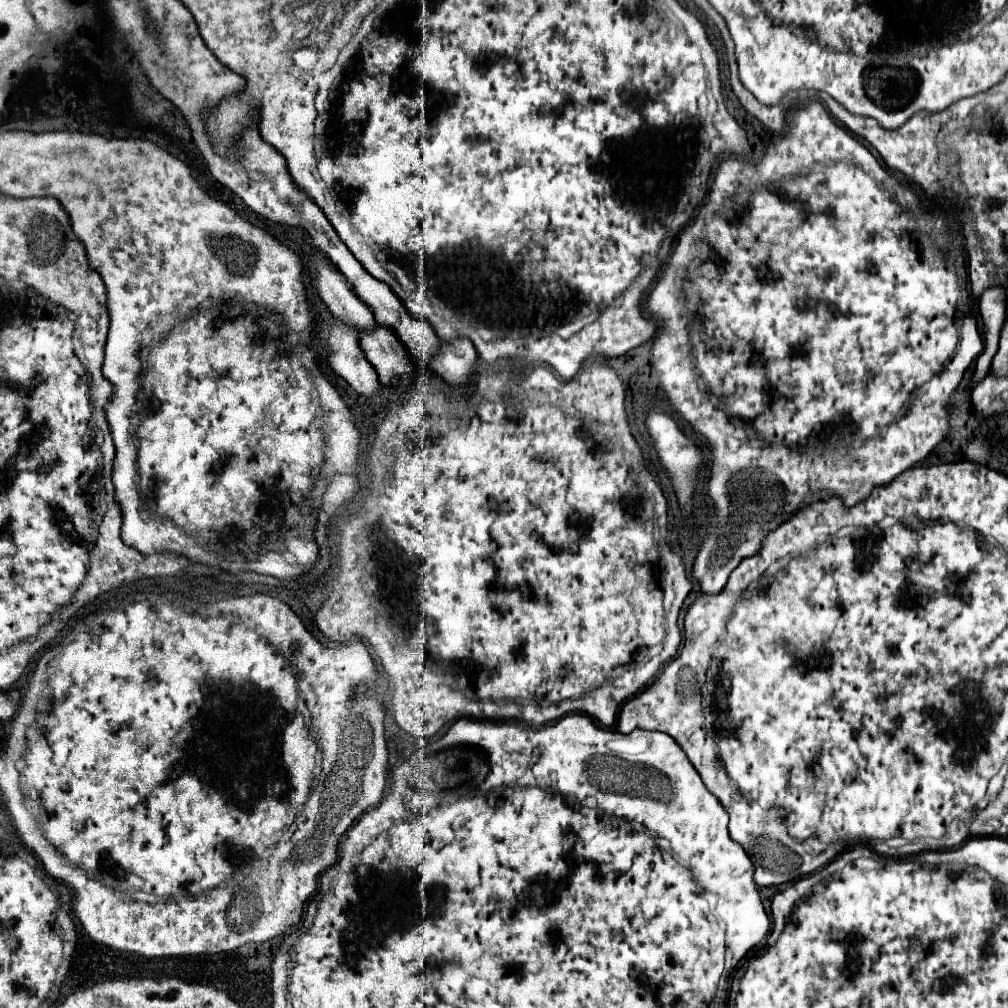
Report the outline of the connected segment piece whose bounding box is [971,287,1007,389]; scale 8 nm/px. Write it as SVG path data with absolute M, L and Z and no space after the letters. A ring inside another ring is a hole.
M993 287L993 289L987 289L983 293L983 297L979 299L979 313L983 317L985 347L983 347L981 355L977 357L975 373L973 373L973 379L971 379L971 389L977 387L983 381L983 377L989 373L991 359L997 353L999 333L1001 333L1001 327L1005 323L1005 295L1007 295L1005 289Z

